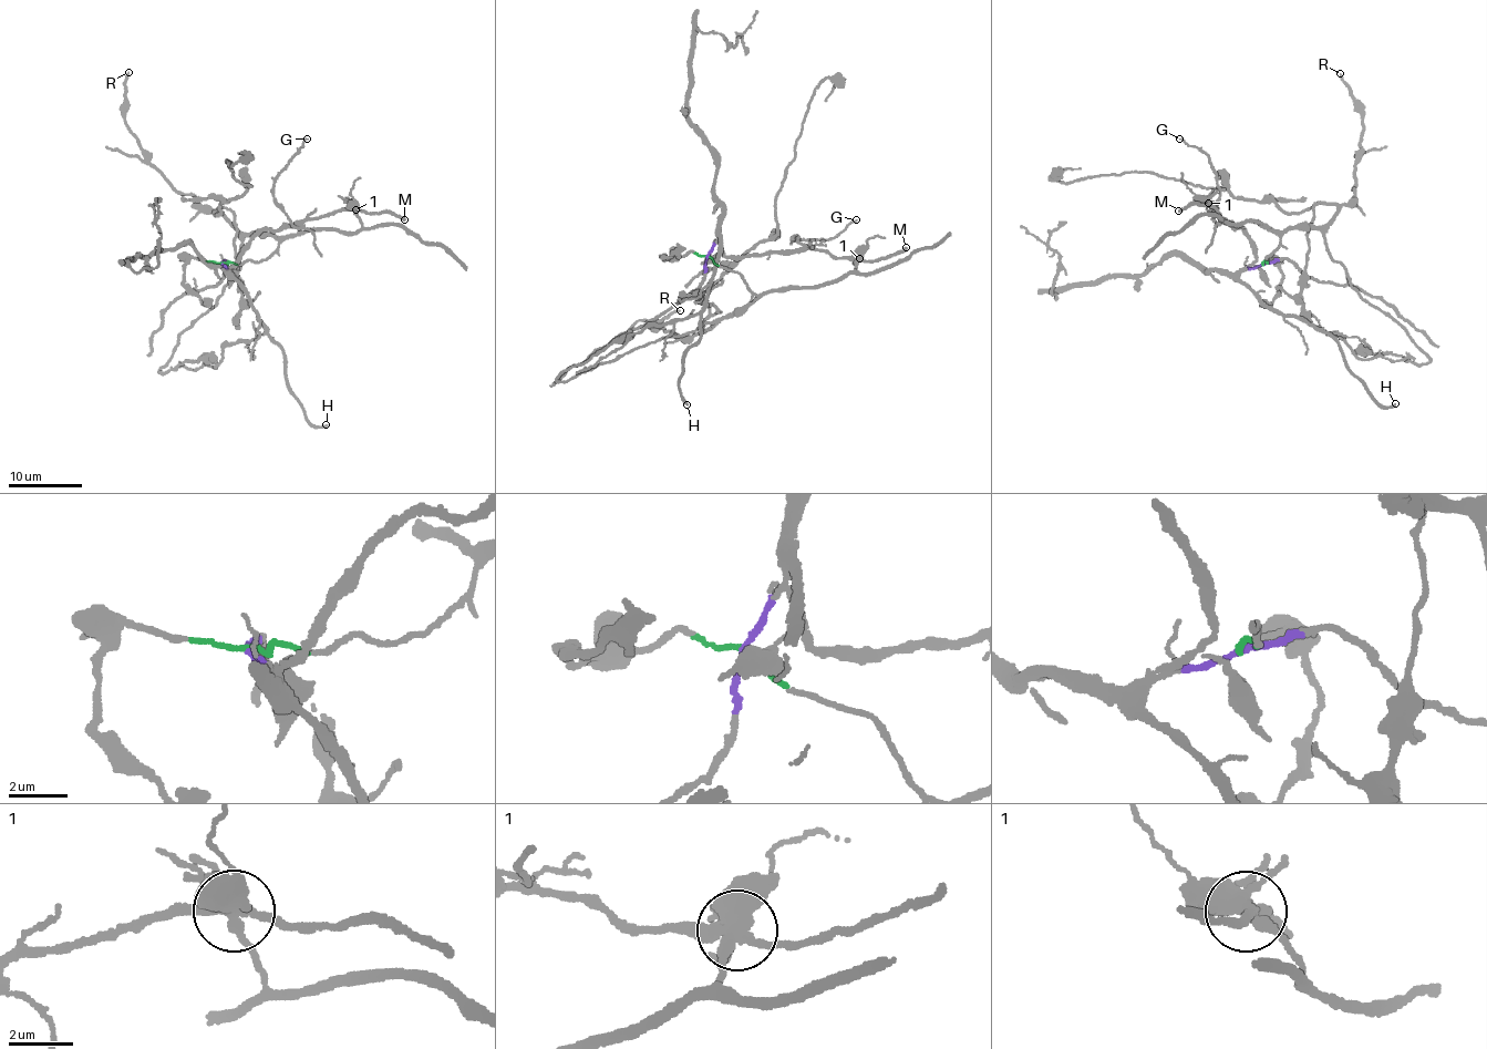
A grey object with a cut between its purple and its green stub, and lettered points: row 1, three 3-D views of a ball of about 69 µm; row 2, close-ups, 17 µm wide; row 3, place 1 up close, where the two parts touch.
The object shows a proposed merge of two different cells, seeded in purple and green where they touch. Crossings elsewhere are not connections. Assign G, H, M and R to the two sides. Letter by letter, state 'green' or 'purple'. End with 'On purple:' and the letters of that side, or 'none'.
G: purple
H: purple
M: purple
R: green
On purple: G, H, M

